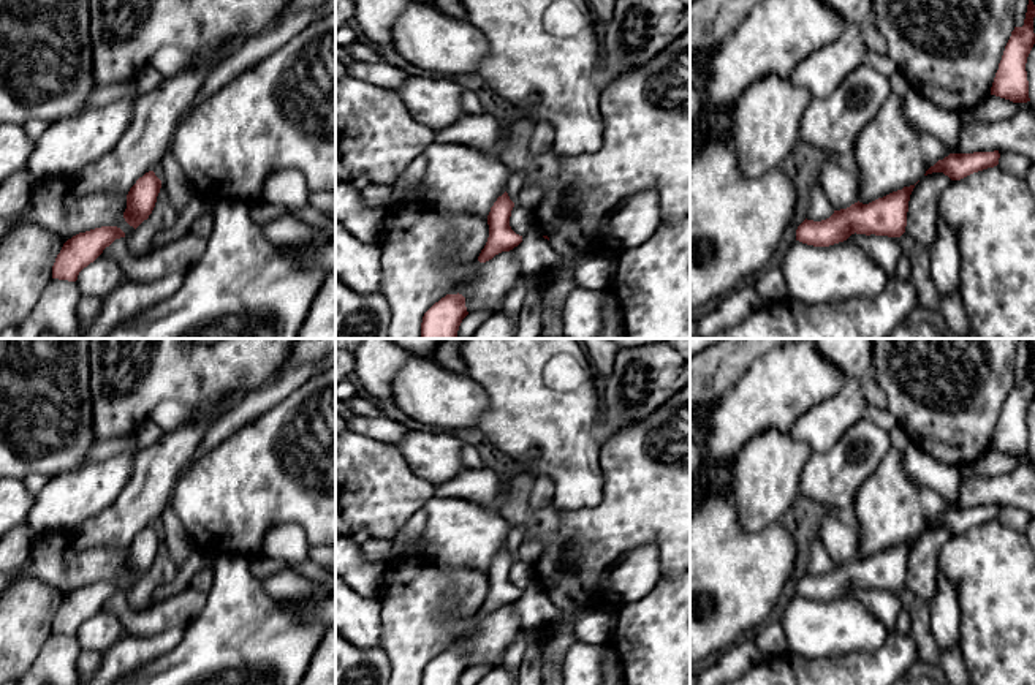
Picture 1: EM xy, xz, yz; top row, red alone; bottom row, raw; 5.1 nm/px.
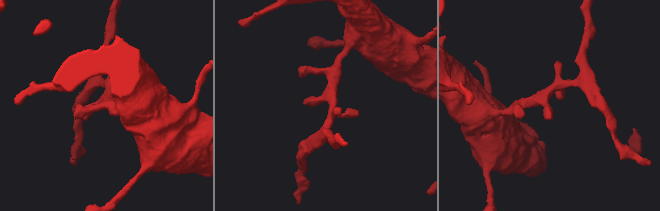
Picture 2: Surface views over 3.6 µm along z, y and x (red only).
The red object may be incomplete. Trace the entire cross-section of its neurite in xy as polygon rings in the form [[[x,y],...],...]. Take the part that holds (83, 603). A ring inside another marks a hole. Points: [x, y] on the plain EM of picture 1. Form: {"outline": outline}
{"outline": [[[101,581],[73,590],[55,612],[52,633],[76,636],[79,626],[120,592],[125,592],[125,587],[117,581]]]}

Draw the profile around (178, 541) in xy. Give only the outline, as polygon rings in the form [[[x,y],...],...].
[[[171,501],[161,513],[160,519],[163,522],[161,541],[166,544],[172,562],[180,566],[190,552],[195,551],[193,539],[176,517]]]

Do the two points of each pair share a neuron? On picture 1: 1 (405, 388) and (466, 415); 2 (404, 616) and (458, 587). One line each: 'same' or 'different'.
1: same
2: same

